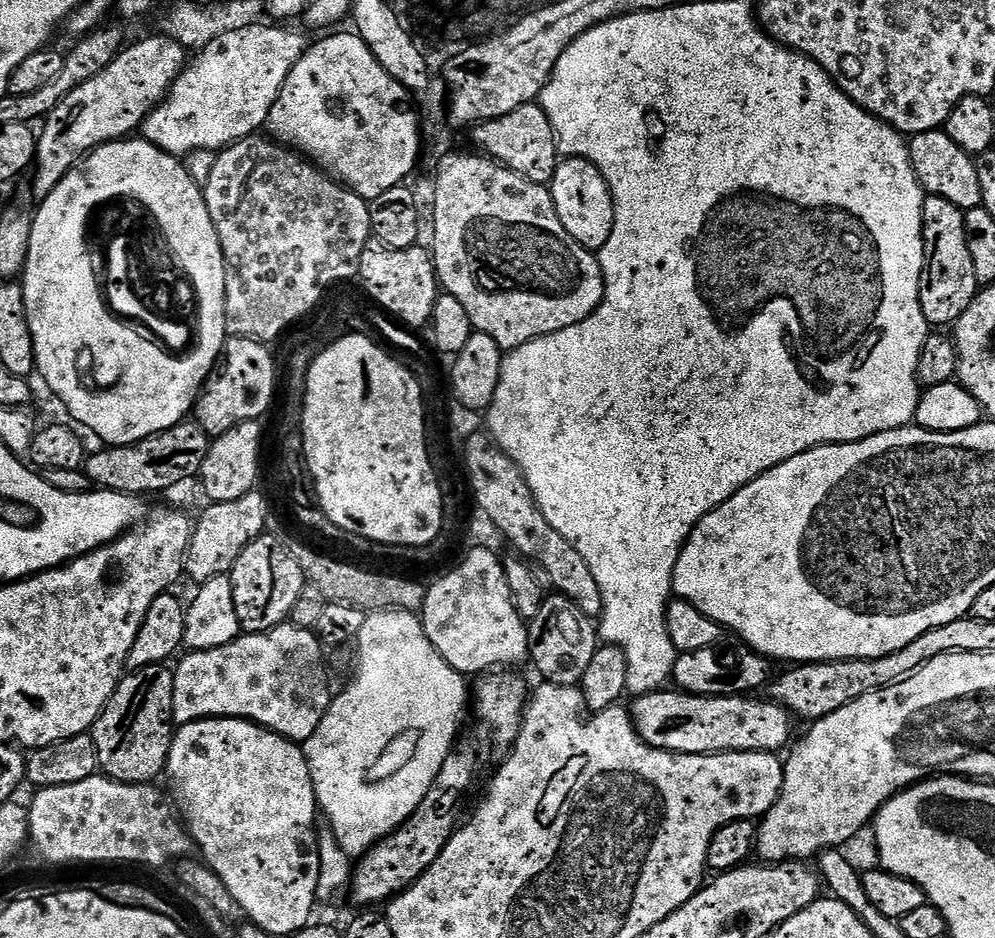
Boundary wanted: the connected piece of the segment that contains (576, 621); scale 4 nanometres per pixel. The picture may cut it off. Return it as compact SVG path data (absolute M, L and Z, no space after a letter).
M559 594L545 599L542 610L530 621L528 629L528 654L530 664L540 671L540 680L549 684L576 686L589 669L598 647L598 628L593 617L582 614L570 602Z

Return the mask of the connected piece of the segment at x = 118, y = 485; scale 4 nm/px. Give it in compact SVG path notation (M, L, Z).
M185 422L182 424L175 424L170 430L166 430L165 432L159 432L158 434L154 434L150 438L146 438L145 440L140 440L137 444L117 444L115 446L104 446L101 447L101 452L96 452L87 457L84 462L83 472L86 473L87 476L93 482L93 485L97 489L107 490L110 492L124 492L128 496L139 496L141 498L147 497L147 492L164 492L167 488L176 488L179 484L184 484L188 479L199 477L200 467L202 466L202 462L206 462L206 454L210 450L210 446L212 445L212 440L204 431L200 429L200 425L195 422Z

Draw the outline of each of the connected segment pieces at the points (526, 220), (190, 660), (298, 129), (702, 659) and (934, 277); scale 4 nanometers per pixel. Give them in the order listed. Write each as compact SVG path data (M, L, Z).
M449 154L444 157L438 168L440 173L436 176L436 193L432 196L432 244L430 243L430 251L432 261L436 264L436 279L441 289L447 295L458 298L458 302L462 302L466 314L470 314L473 329L482 334L490 334L490 338L494 338L494 342L498 342L498 346L502 350L521 348L526 346L526 342L549 336L558 330L566 330L566 326L581 324L586 318L590 318L590 314L594 314L594 310L598 310L604 297L604 275L600 269L599 259L587 248L574 242L574 238L570 238L570 234L566 234L566 226L562 226L562 222L558 218L558 210L554 210L552 193L545 185L530 182L522 174L510 170L505 164L500 164L490 156L475 155L455 156L455 154Z
M290 622L282 623L269 632L241 634L234 642L218 646L218 650L188 652L179 657L180 665L175 665L172 674L172 719L177 725L182 725L193 724L196 720L219 720L222 716L235 716L238 720L253 720L288 740L306 741L312 737L314 730L318 730L334 695L334 688L328 685L324 655L326 649L313 629L299 628Z
M352 30L340 32L337 36L328 36L325 40L318 41L317 44L315 41L309 47L302 59L294 66L294 70L290 70L290 74L282 86L282 94L278 94L278 102L274 102L274 106L268 115L266 132L271 139L287 146L289 149L295 150L297 153L303 154L320 171L331 174L345 188L348 188L351 192L357 192L361 198L369 202L382 194L386 194L386 190L401 187L407 181L404 179L415 170L416 159L421 159L422 156L422 121L414 111L412 97L409 96L401 84L394 78L390 78L390 74L386 74L386 70L382 70L378 58L374 58L370 46L366 46L366 42L362 42L362 38Z
M728 638L706 650L679 653L670 680L679 691L688 692L691 696L742 696L769 687L768 667L770 661L767 656L754 651L739 638Z
M928 196L924 202L924 273L920 279L922 314L929 325L955 325L972 301L978 285L974 278L974 261L966 246L965 209L946 202L946 198Z

